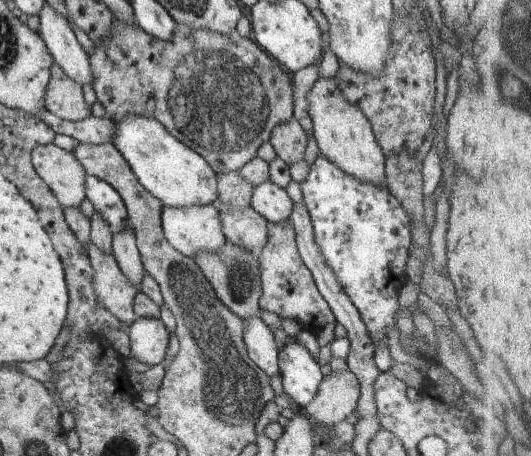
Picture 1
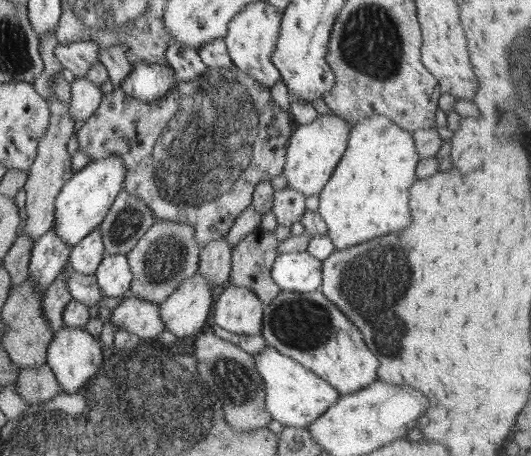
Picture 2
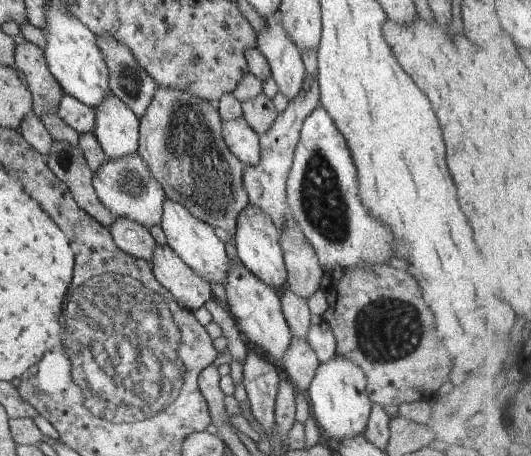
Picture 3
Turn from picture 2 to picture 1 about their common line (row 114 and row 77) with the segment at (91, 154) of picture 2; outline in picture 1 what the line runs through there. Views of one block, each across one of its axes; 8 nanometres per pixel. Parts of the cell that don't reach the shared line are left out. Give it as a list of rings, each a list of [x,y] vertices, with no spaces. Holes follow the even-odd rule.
[[[113,18],[112,32],[110,32],[108,40],[104,40],[104,42],[98,44],[98,46],[94,45],[92,54],[88,56],[90,65],[92,66],[92,85],[94,92],[109,119],[116,122],[126,116],[146,116],[158,120],[158,123],[161,123],[178,141],[188,146],[199,156],[202,156],[216,175],[240,171],[240,168],[243,168],[251,159],[257,157],[258,150],[262,144],[269,141],[274,128],[276,128],[278,124],[292,120],[294,116],[291,74],[282,68],[273,57],[267,56],[263,49],[252,40],[252,37],[244,38],[244,36],[238,34],[236,29],[230,32],[229,35],[220,35],[218,32],[194,29],[190,28],[190,26],[176,23],[172,40],[170,40],[170,42],[164,42],[164,40],[158,40],[158,38],[150,36],[148,32],[144,32],[137,23],[130,24],[130,22],[122,22],[122,20],[118,20],[118,18]]]

